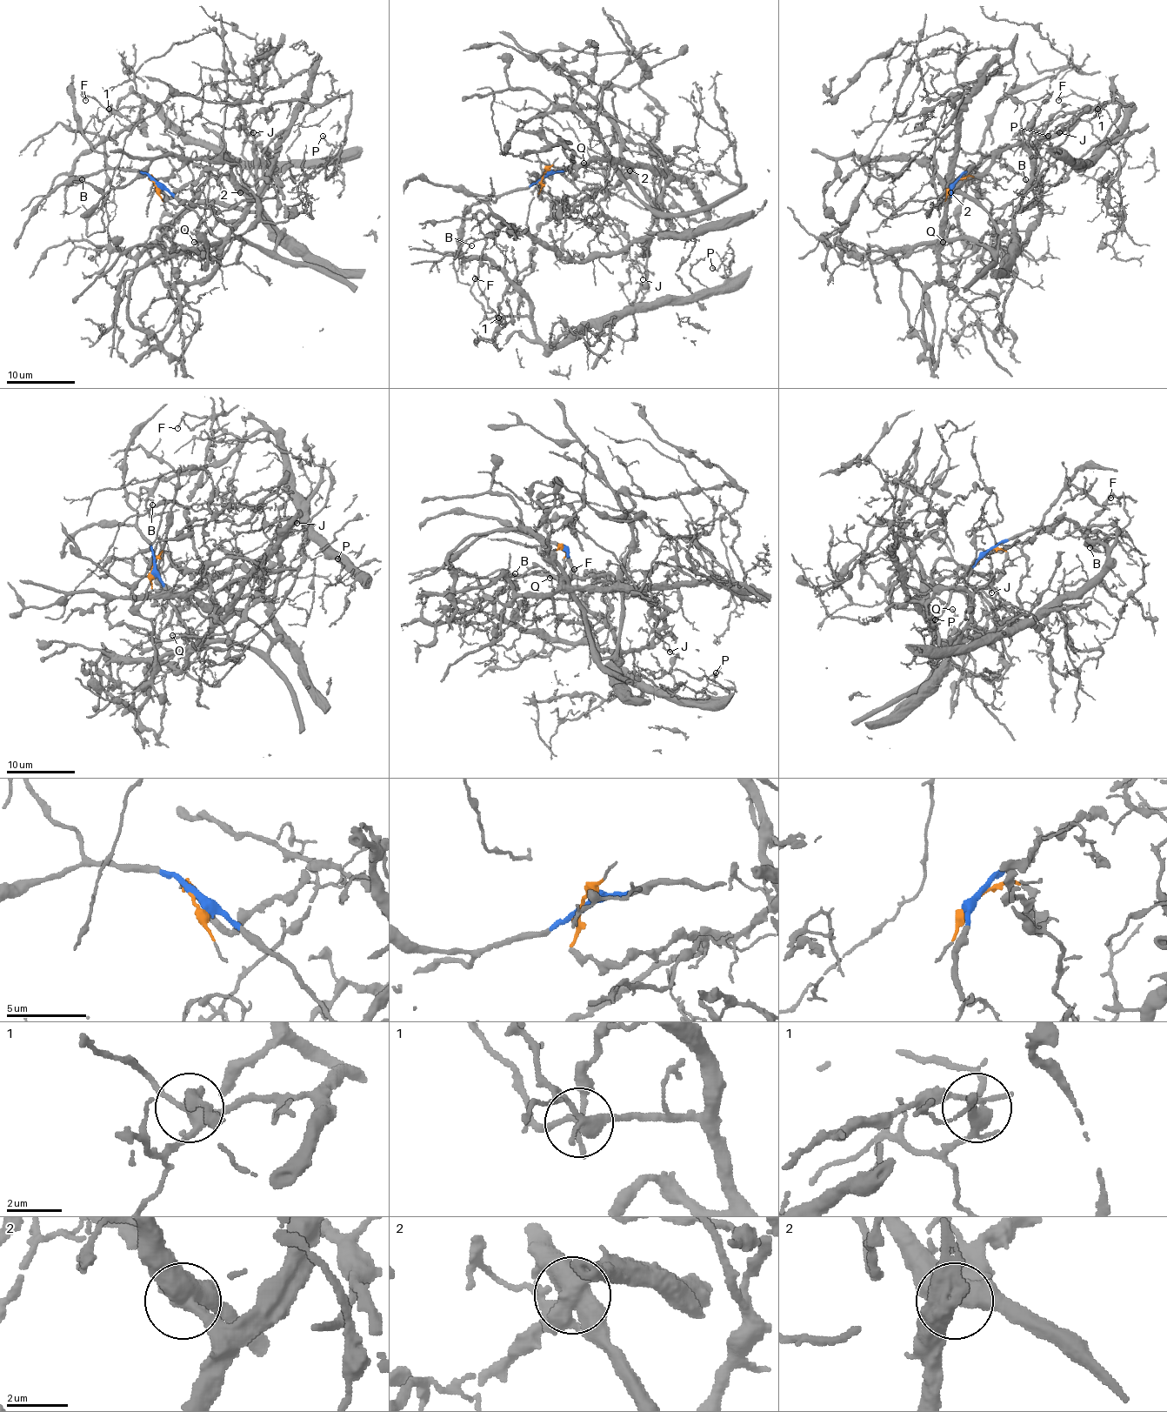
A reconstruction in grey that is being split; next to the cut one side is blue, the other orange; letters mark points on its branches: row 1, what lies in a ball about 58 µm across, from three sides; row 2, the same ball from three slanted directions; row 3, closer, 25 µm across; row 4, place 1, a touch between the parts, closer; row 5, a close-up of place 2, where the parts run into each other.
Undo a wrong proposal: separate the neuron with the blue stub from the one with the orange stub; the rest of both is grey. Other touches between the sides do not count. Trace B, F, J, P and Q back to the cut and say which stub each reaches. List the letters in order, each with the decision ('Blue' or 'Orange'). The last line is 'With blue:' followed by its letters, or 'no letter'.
B: Blue
F: Blue
J: Blue
P: Blue
Q: Orange
With blue: B, F, J, P

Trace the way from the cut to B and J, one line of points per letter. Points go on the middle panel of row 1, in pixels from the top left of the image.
B: (545, 174), (610, 165), (670, 223), (650, 238), (633, 302), (547, 344), (487, 258), (454, 255), (471, 244)
J: (545, 174), (610, 165), (633, 191), (670, 223), (670, 230), (650, 238), (645, 250), (636, 257), (643, 279)

